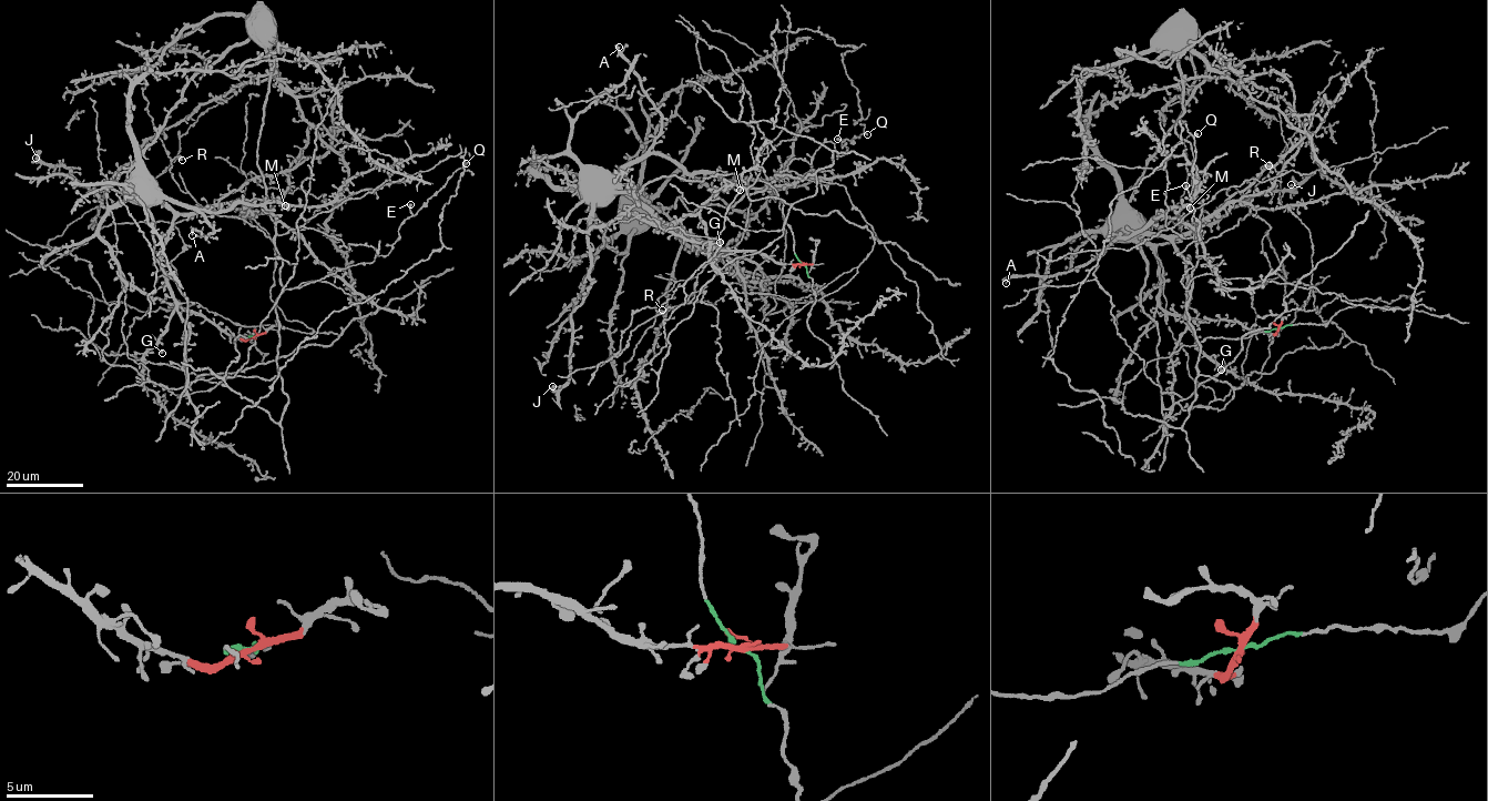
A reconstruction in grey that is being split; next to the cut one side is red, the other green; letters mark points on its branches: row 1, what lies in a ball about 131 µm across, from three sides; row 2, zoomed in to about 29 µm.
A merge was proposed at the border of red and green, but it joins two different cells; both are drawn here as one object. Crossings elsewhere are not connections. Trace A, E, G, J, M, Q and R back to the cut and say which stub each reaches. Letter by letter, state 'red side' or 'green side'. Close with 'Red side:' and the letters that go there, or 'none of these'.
A: red side
E: green side
G: red side
J: red side
M: red side
Q: green side
R: green side
Red side: A, G, J, M

